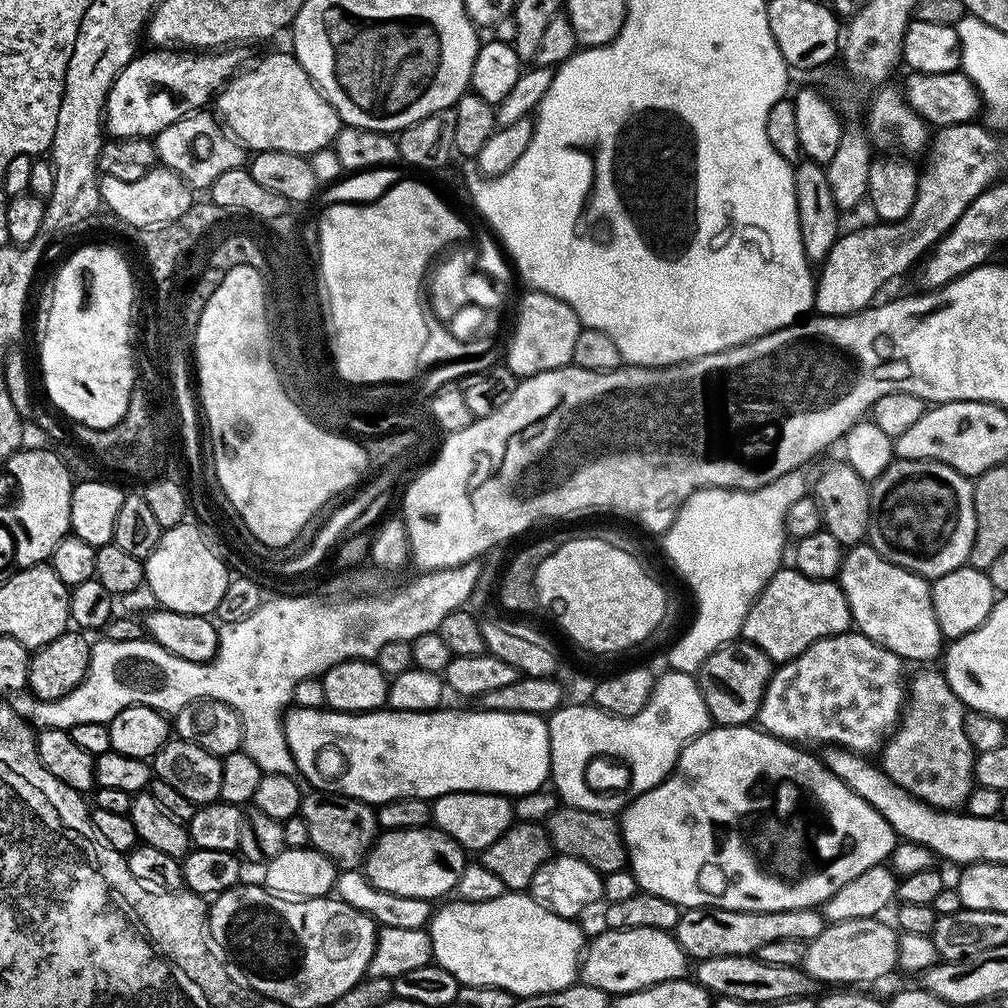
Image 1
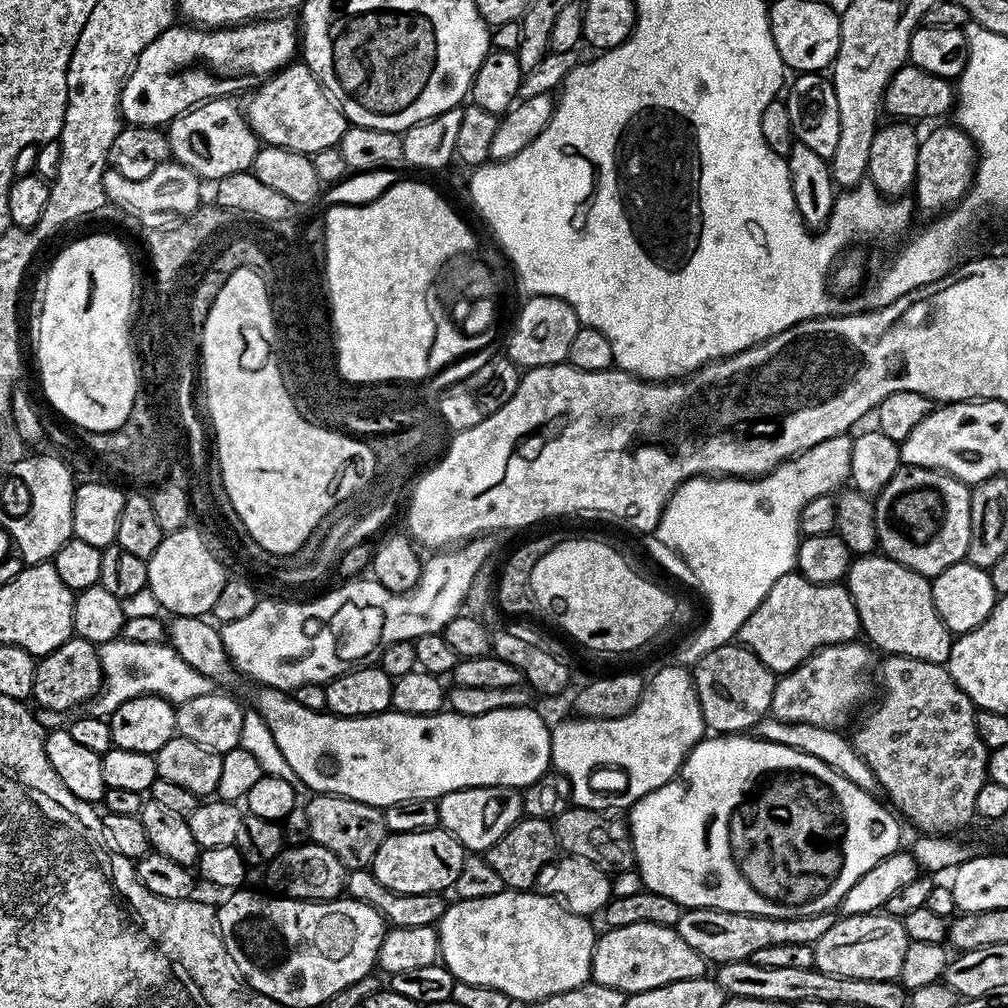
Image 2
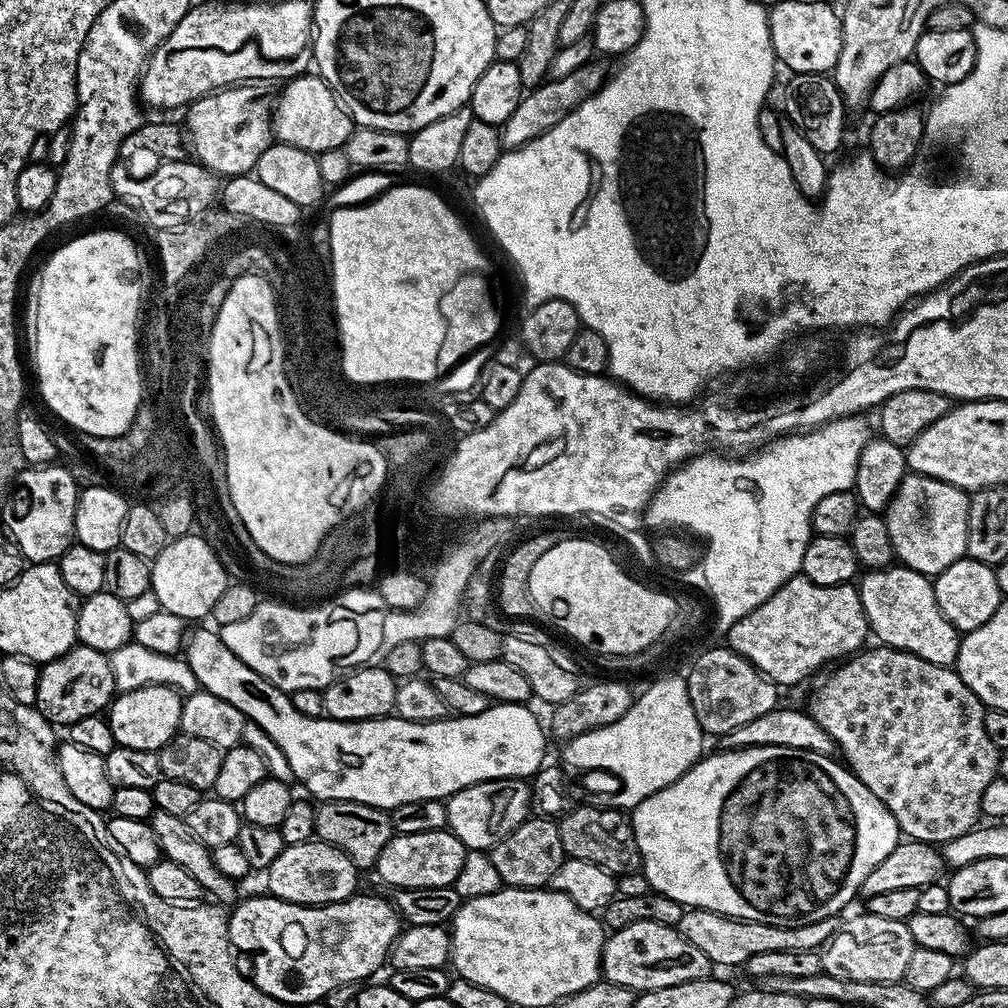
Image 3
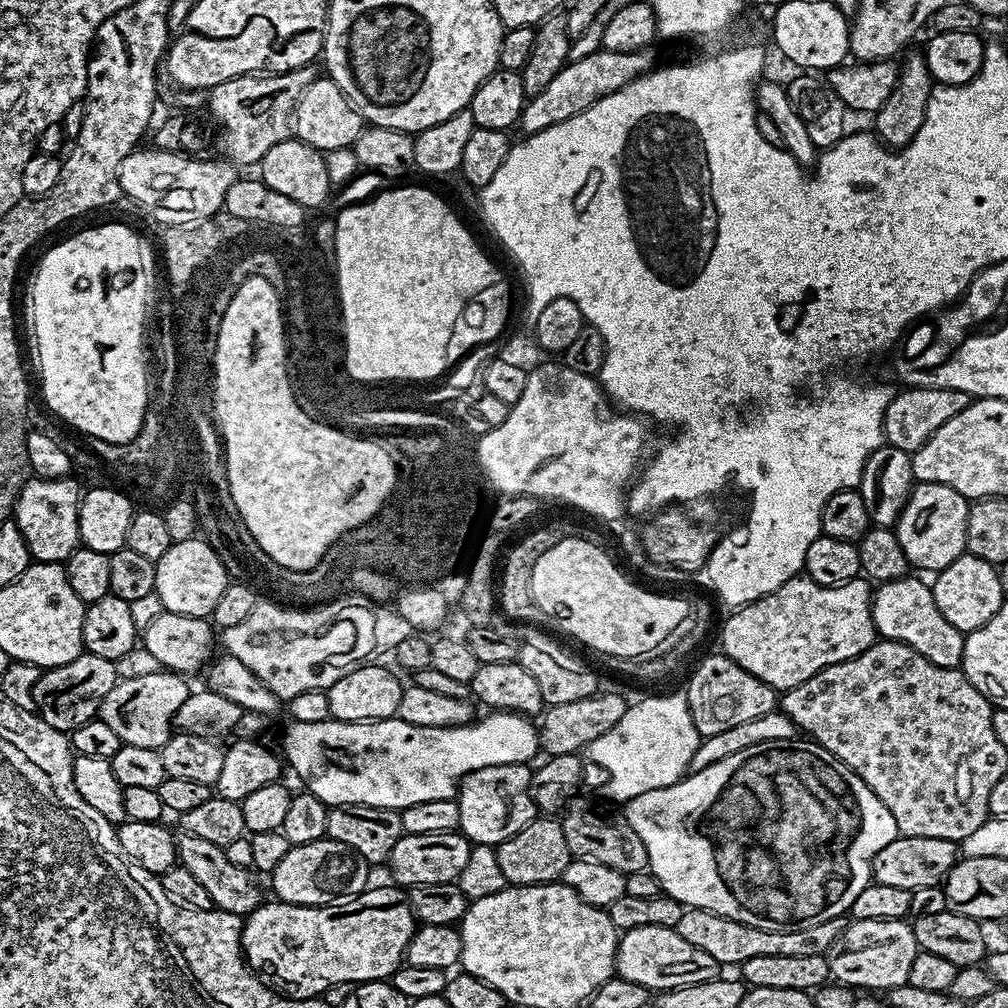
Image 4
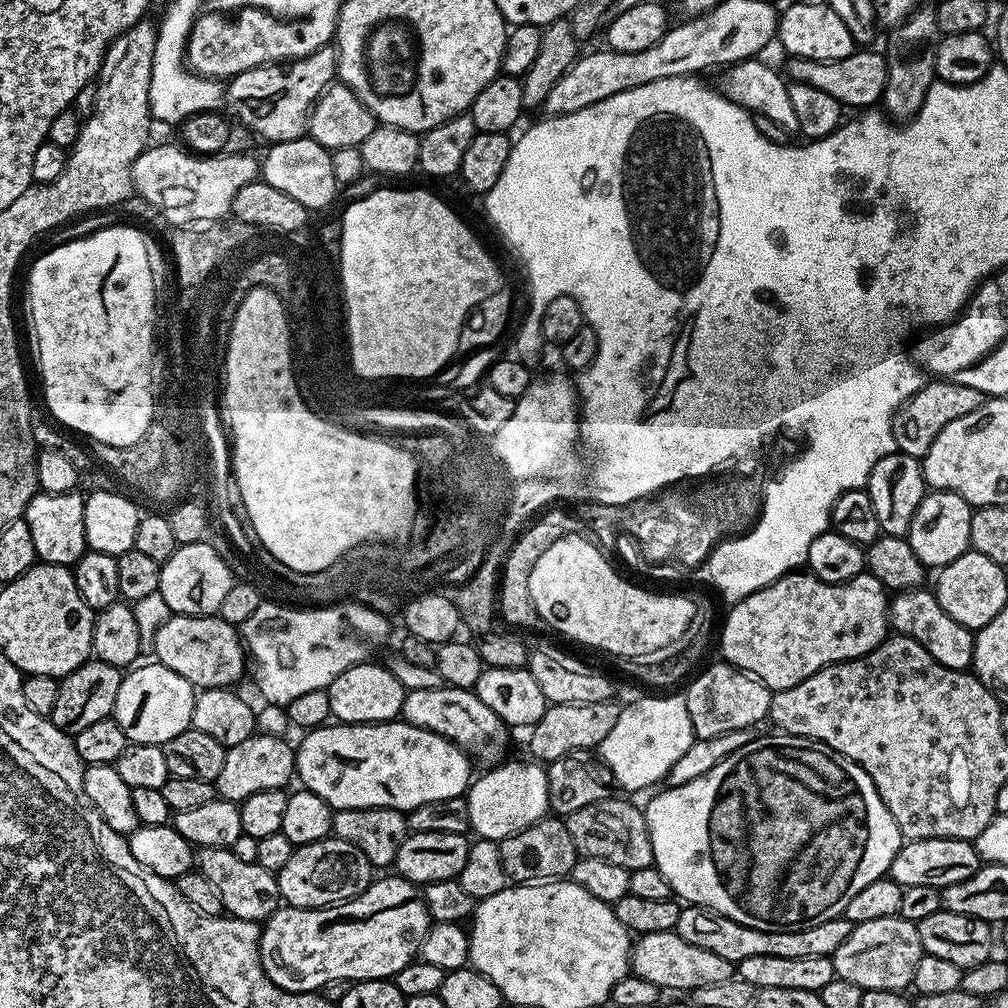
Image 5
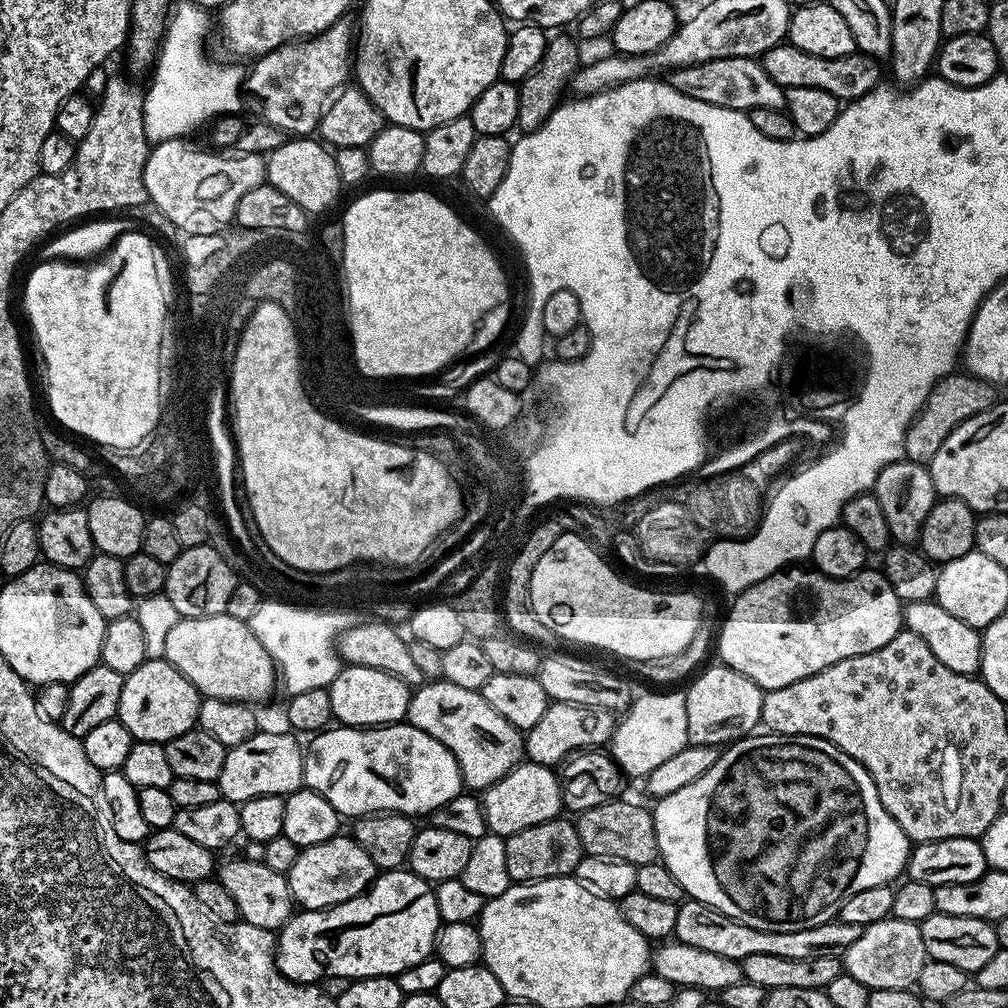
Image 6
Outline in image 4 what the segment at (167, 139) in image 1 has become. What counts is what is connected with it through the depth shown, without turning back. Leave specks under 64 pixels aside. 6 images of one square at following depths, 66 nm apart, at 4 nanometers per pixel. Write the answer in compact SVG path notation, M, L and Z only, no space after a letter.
M315 67L295 68L289 72L275 74L253 74L235 76L211 89L206 96L206 108L212 111L211 119L217 125L224 124L219 137L223 155L237 166L259 165L260 160L278 142L289 139L294 132L296 104L302 98L306 86L318 79Z

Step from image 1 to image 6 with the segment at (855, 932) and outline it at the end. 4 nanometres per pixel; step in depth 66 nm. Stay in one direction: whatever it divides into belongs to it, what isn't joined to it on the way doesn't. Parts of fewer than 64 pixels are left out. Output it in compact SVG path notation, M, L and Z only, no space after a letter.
M889 918L882 922L867 924L866 927L860 929L860 936L854 938L854 942L850 942L850 946L844 949L842 953L842 968L843 971L850 974L850 978L858 978L858 982L862 982L870 990L893 986L912 988L916 983L918 974L922 974L922 966L928 959L926 946L922 946L922 934L920 933L919 924Z

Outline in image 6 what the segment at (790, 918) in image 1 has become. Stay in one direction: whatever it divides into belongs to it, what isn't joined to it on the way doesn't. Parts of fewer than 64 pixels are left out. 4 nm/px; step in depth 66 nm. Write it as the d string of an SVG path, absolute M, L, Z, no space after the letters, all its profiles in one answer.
M688 898L678 907L678 922L674 933L675 939L686 946L698 946L698 950L710 950L710 954L722 954L722 958L743 962L750 954L778 954L778 958L814 958L818 954L840 954L860 936L860 929L850 922L842 922L839 918L822 926L810 926L810 930L794 930L793 932L767 932L754 930L754 926L746 926L726 914L722 910L714 910L714 906L706 906L702 902Z

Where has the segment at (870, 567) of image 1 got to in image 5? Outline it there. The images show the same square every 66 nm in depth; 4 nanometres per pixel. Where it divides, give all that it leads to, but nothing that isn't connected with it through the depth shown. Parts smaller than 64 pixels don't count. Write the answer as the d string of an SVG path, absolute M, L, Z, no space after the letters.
M923 587L913 588L911 592L897 592L891 597L888 605L891 627L899 635L914 638L914 642L926 646L926 650L930 650L930 654L935 660L942 662L942 666L950 666L959 672L971 669L973 633L954 622L954 618L950 618L946 610L942 610L942 606L936 600L935 591L924 591Z

